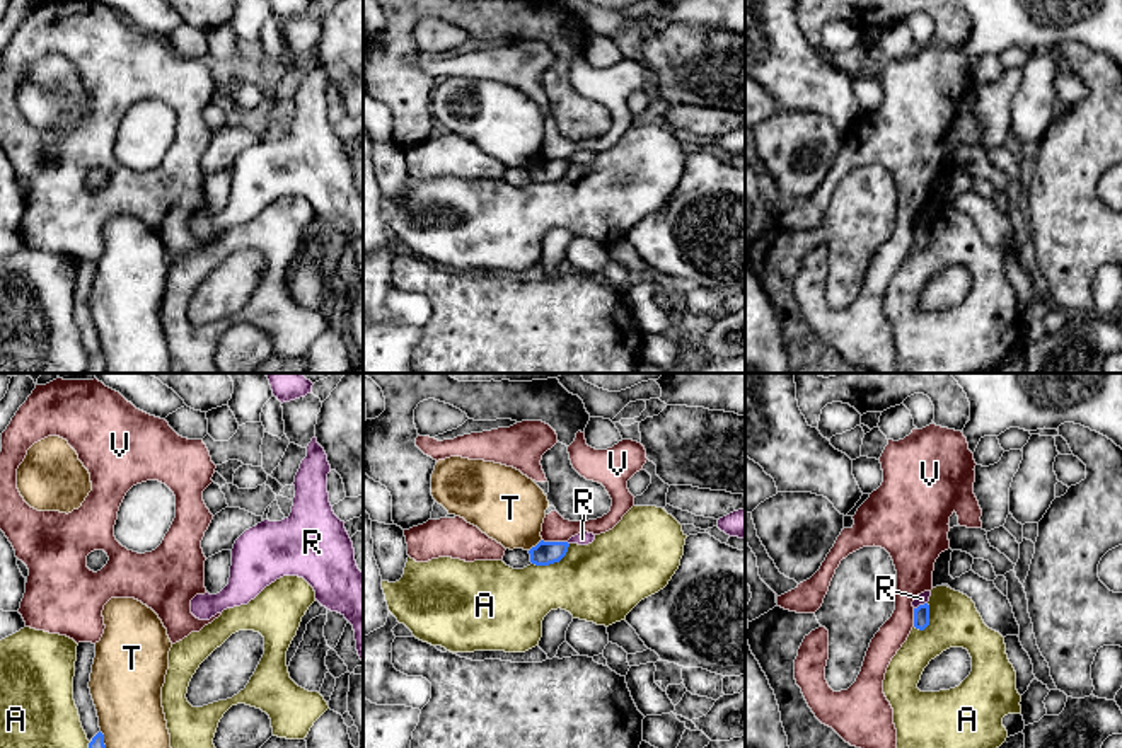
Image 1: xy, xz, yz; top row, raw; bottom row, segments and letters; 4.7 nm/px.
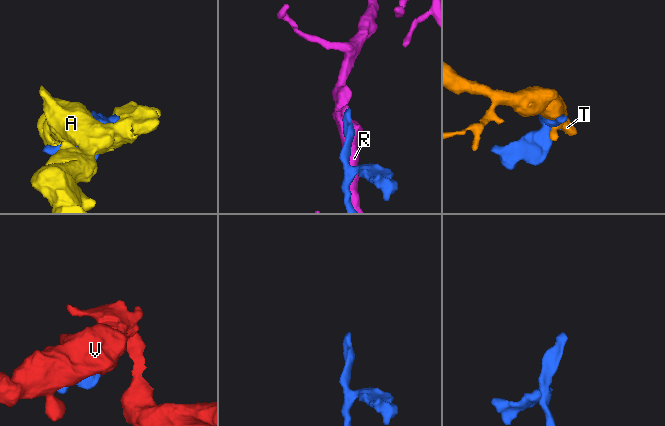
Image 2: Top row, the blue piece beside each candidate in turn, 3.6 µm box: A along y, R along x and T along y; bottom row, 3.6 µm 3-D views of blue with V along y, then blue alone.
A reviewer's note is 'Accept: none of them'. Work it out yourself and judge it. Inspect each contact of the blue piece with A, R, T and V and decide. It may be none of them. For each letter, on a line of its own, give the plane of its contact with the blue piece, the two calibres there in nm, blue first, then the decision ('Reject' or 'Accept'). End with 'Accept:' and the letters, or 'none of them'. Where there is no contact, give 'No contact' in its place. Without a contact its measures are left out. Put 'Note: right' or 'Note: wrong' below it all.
A: Touches blue in xz. Thickness 110 nm (blue) against 380 nm. Reject
R: Touches blue in yz. Thickness 80 nm (blue) against 50 nm. Reject
T: Touches blue in xz. Thickness 110 nm (blue) against 340 nm. Reject
V: Touches blue in xz. Thickness 110 nm (blue) against 130 nm. Reject
Accept: none of them
Note: right

